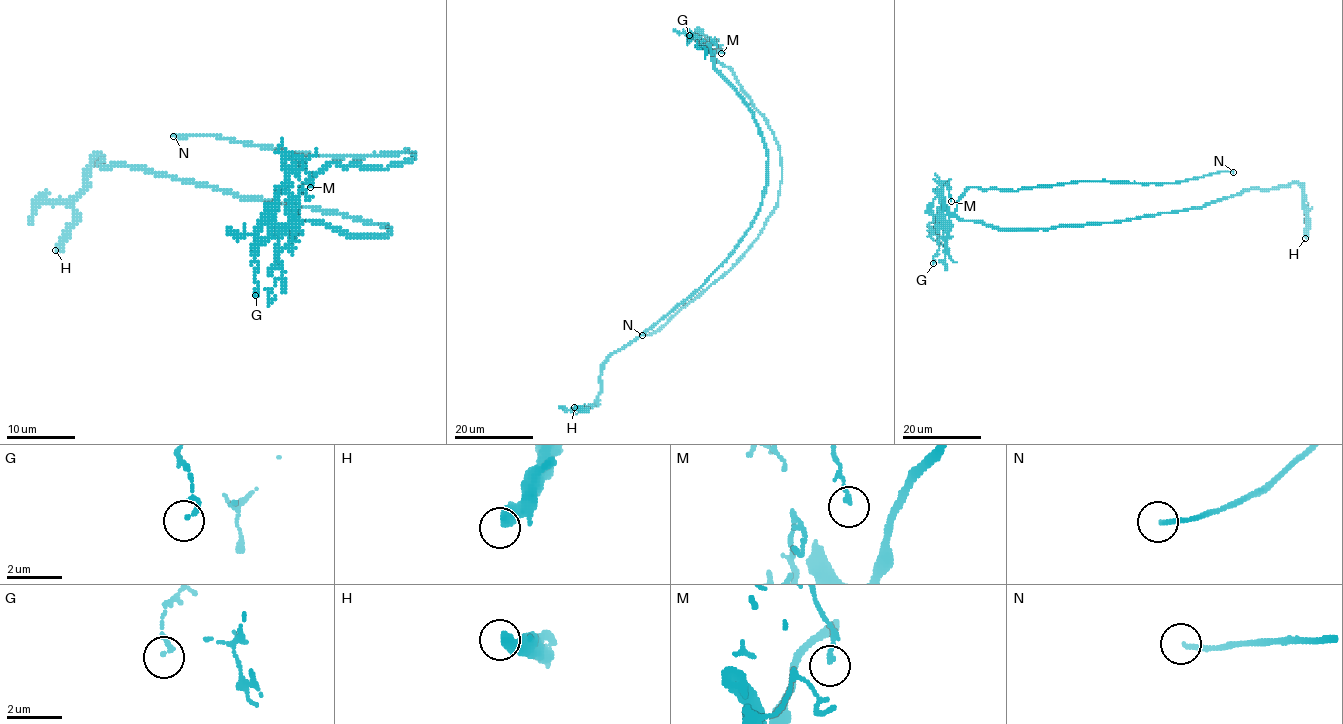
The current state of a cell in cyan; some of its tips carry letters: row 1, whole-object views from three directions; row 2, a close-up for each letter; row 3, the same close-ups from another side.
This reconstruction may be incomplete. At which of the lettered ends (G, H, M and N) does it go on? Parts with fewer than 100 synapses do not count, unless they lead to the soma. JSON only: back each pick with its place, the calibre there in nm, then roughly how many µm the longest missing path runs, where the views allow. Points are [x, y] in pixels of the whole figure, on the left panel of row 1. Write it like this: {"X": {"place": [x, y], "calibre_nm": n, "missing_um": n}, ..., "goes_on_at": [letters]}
{"N": {"place": [173, 136], "calibre_nm": 170, "missing_um": 60}, "goes_on_at": ["N"]}

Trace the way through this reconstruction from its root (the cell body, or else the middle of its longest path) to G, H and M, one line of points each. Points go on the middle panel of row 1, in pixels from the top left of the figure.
G: (748, 105), (715, 68), (711, 50), (695, 37), (690, 40), (689, 35)
H: (748, 105), (767, 156), (765, 192), (752, 226), (696, 290), (610, 355), (598, 400), (585, 410), (574, 407)
M: (748, 105), (715, 68), (707, 42), (710, 50), (721, 53)

